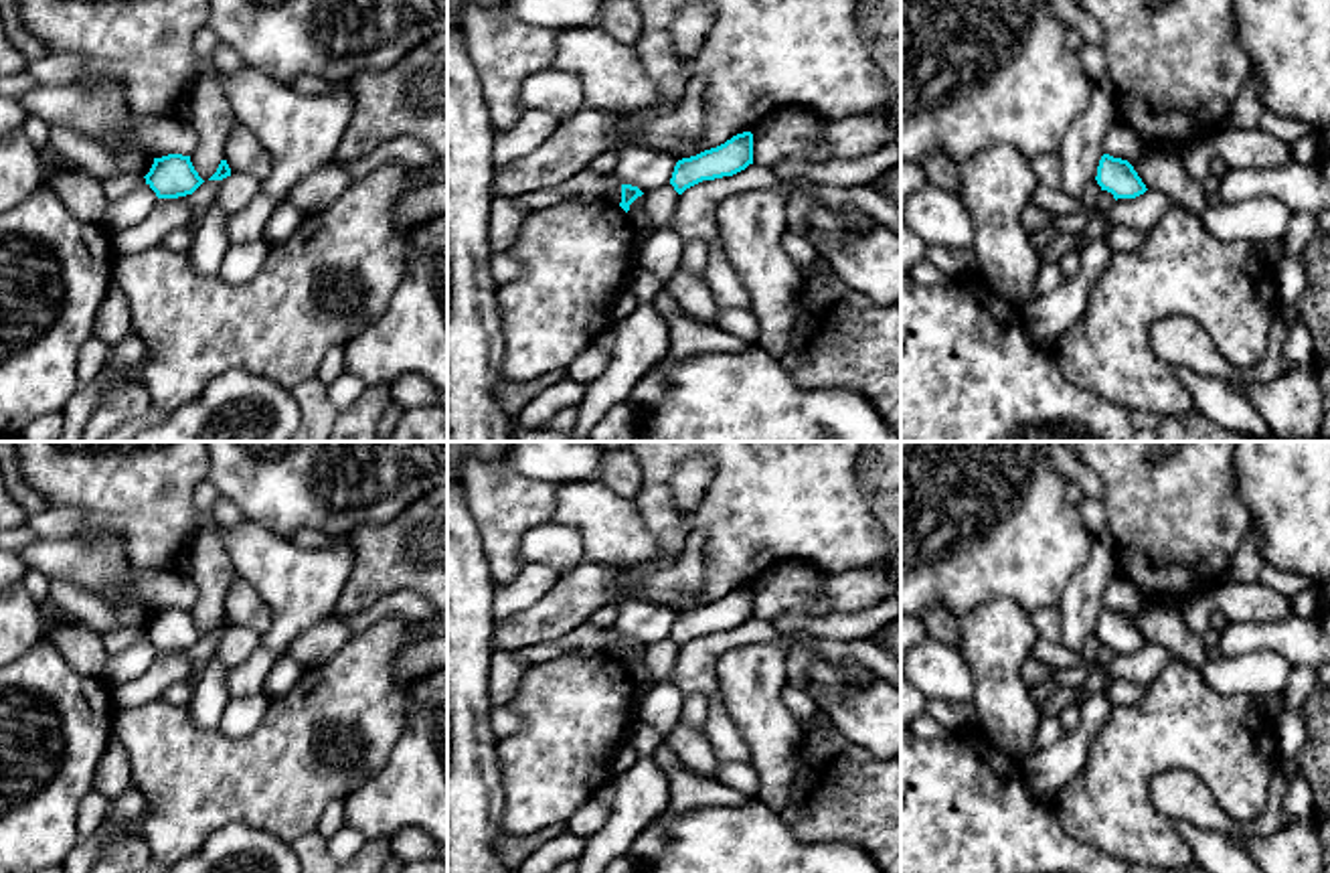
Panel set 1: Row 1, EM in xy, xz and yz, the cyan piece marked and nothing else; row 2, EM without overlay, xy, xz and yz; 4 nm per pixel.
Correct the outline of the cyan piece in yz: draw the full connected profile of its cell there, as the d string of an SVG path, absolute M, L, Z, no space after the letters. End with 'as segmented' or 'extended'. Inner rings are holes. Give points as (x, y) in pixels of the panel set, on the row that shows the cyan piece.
M1103 154L1097 166L1097 184L1101 190L1113 194L1113 199L1136 199L1148 188L1128 160Z; as segmented

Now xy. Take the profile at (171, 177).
M182 154L154 158L154 164L144 178L158 199L192 194L204 182L194 170L190 156Z; as segmented

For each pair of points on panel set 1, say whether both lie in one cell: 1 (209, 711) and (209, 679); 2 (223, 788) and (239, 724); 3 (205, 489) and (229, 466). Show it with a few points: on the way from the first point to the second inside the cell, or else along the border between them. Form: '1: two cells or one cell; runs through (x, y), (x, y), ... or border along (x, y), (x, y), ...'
1: one cell; runs through (209, 703), (209, 687)
2: two cells; border along (268, 703), (245, 736), (225, 738), (217, 730)
3: two cells; border along (207, 479), (221, 495)

